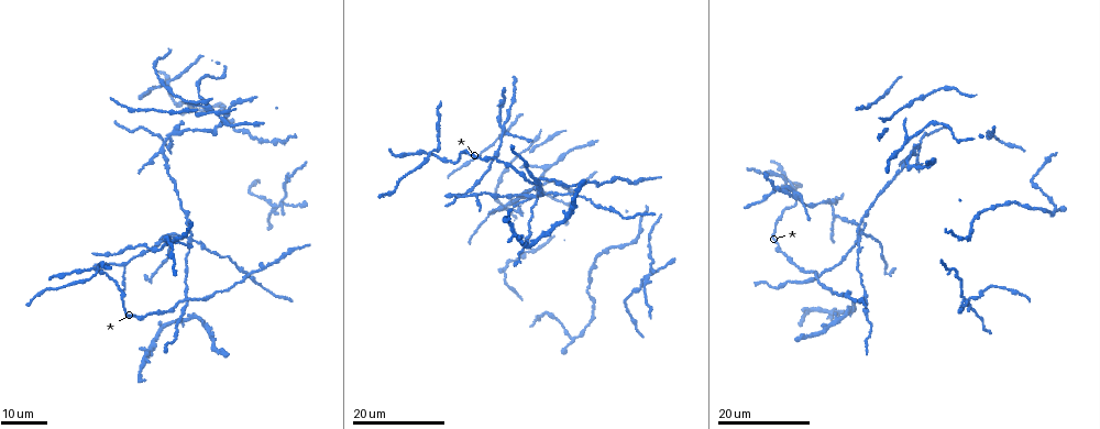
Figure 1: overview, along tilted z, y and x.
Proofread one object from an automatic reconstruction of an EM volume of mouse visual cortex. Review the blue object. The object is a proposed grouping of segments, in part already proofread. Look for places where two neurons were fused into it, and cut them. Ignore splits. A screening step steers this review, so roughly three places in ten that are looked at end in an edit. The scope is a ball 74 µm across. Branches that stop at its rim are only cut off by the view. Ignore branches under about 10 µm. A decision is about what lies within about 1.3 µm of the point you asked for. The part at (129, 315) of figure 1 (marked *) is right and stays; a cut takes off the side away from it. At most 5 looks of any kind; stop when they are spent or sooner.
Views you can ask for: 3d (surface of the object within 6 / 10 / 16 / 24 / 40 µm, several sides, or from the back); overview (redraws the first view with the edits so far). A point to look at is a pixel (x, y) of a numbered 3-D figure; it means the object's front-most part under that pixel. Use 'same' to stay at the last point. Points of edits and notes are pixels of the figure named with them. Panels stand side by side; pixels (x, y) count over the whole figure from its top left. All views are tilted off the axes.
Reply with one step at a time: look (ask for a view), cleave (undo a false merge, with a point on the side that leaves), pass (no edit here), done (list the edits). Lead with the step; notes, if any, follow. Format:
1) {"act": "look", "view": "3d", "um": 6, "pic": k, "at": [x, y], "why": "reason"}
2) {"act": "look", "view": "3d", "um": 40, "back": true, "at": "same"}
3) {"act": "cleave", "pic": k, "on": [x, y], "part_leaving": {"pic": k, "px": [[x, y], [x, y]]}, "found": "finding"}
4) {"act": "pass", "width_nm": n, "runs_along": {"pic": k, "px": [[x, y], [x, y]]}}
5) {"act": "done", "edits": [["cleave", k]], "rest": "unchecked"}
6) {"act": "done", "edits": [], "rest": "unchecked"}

{"act": "look", "view": "3d", "um": 16, "pic": 1, "at": [557, 182]}

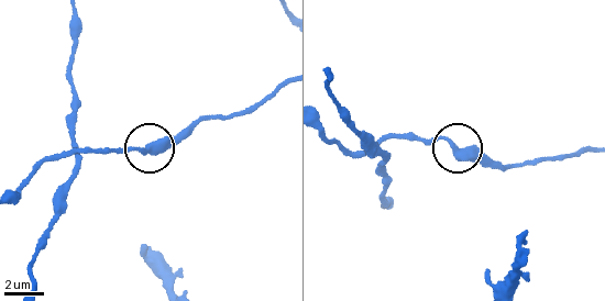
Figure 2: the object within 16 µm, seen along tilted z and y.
{"act": "look", "view": "3d", "um": 6, "pic": 2, "at": [460, 159]}

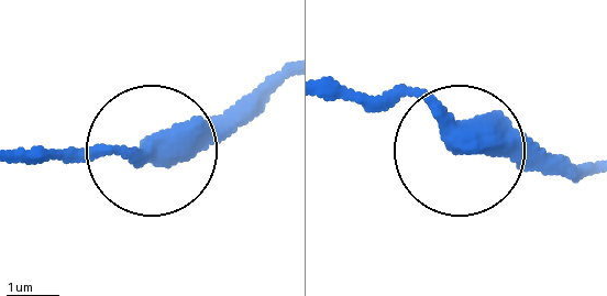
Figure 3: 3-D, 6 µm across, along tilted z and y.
{"act": "pass", "runs_along": {"pic": 3, "px": [[333, 88], [400, 89], [457, 144], [569, 164]]}, "found": "one neuron here"}

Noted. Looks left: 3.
{"act": "look", "view": "3d", "um": 16, "pic": 1, "at": [503, 124], "why": "four-way junction"}

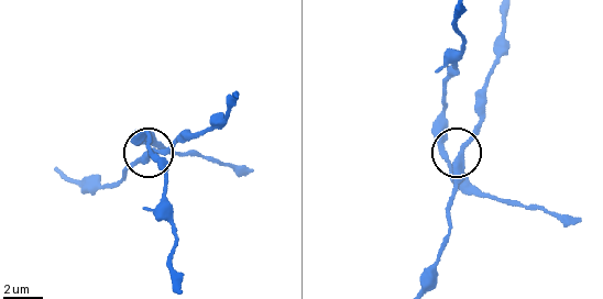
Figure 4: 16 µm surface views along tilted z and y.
{"act": "look", "view": "3d", "um": 6, "pic": 4, "at": [459, 158]}

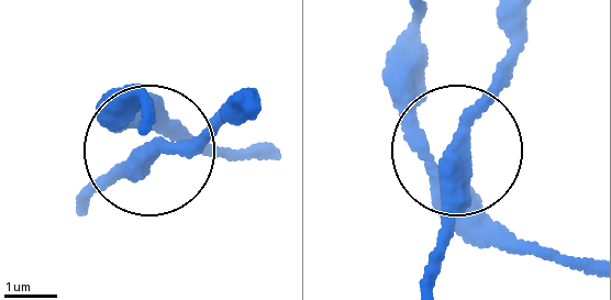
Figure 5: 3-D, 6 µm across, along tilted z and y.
{"act": "pass", "arms": 4, "found": "continuous, no second neuron"}

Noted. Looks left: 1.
{"act": "done", "edits": [], "rest": "unchecked"}

